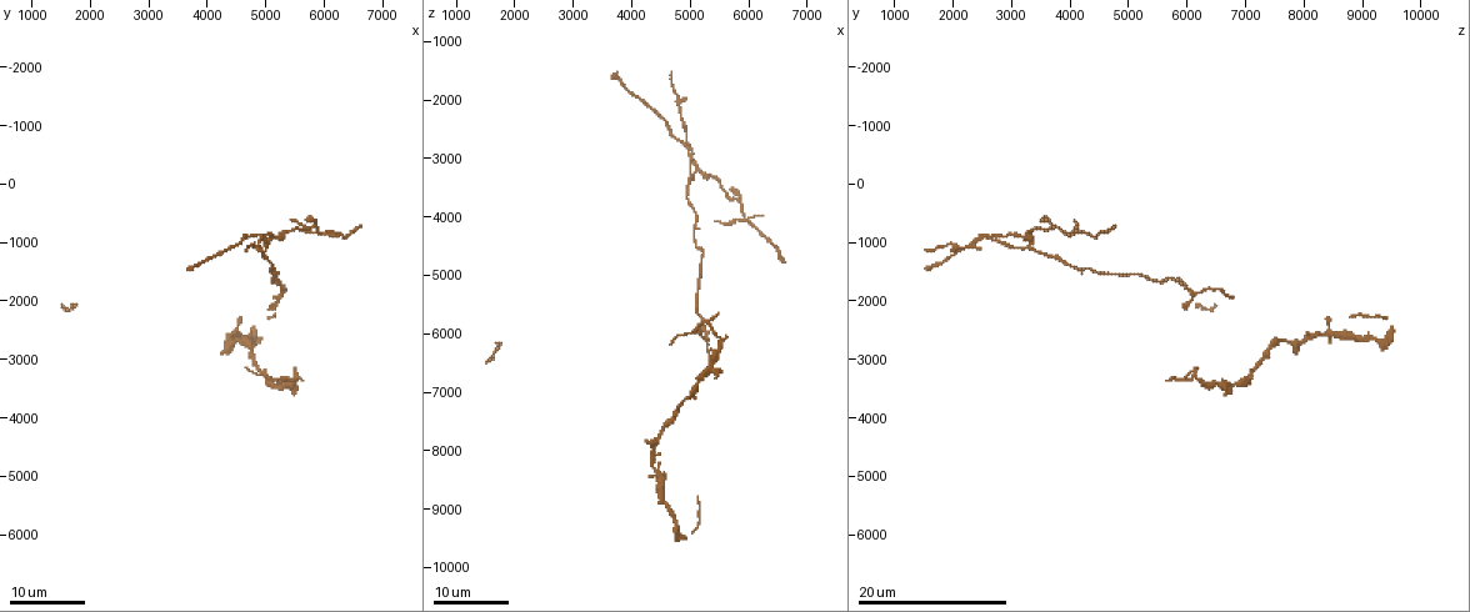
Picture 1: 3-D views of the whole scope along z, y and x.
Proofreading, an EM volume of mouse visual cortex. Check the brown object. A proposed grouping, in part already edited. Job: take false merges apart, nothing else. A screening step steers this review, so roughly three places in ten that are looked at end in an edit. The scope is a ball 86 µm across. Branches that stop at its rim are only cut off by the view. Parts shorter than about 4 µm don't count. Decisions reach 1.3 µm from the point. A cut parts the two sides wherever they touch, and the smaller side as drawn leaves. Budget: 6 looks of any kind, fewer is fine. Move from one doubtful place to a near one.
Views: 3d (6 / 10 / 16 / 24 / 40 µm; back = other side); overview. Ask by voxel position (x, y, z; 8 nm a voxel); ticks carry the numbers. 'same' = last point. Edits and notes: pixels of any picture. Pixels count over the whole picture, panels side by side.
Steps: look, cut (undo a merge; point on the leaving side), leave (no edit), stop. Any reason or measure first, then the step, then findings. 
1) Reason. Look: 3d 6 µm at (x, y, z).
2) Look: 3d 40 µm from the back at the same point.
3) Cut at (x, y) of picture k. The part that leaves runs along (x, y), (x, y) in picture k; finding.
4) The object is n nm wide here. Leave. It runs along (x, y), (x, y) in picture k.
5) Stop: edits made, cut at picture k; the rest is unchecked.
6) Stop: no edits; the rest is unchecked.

Four-way junction. Look: 3d 16 µm at (4350, 2750, 7850).

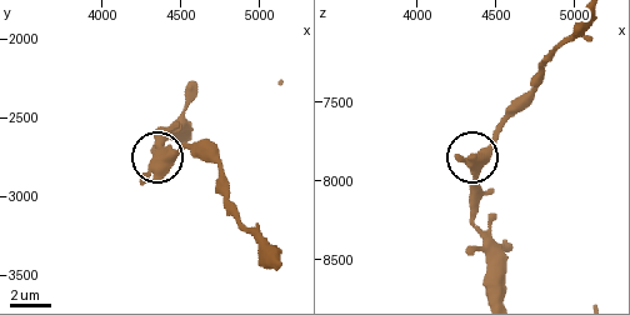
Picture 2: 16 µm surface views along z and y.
Zoom in. Look: 3d 10 µm at the same point.

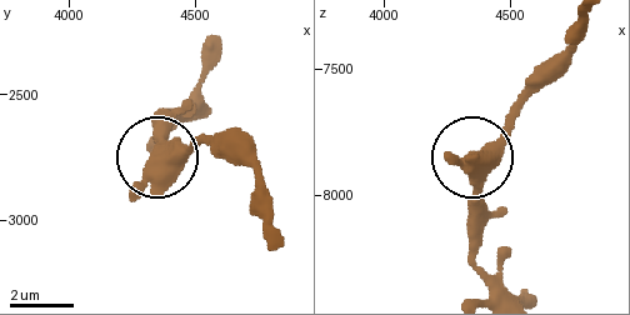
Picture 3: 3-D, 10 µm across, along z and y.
The object is 450 nm wide here. Leave. All the same neuron.

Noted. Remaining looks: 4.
A fork. Look: 3d 16 µm at (5250, 1900, 6150).

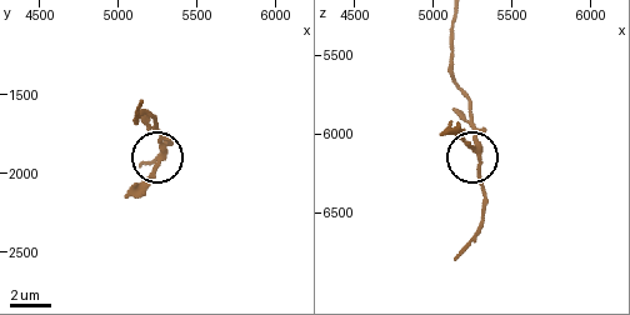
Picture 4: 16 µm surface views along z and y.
Look: 3d 10 µm at (5280, 1880, 6140).

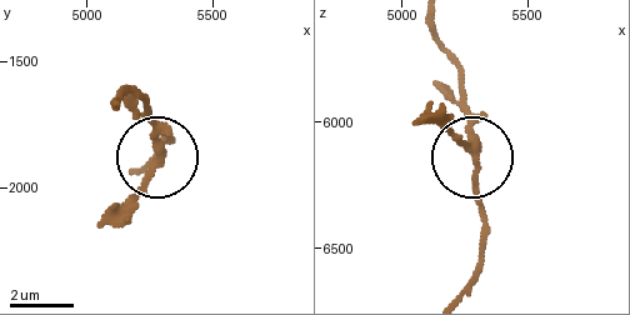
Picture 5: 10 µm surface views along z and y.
3 arms meet here. Leave. Continuous, no second neuron.

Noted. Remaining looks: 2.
Three-way junction. Look: 3d 16 µm at (5050, 1500, 4300).

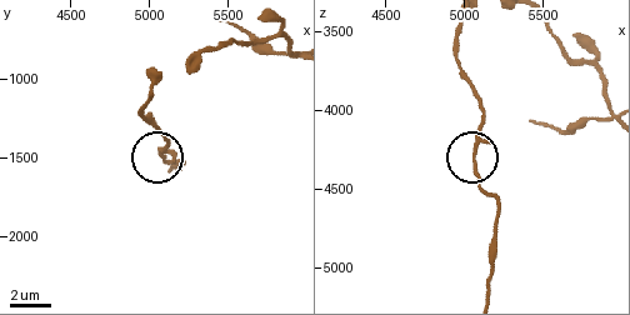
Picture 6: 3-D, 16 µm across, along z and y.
Look: 3d 6 µm at the same point.

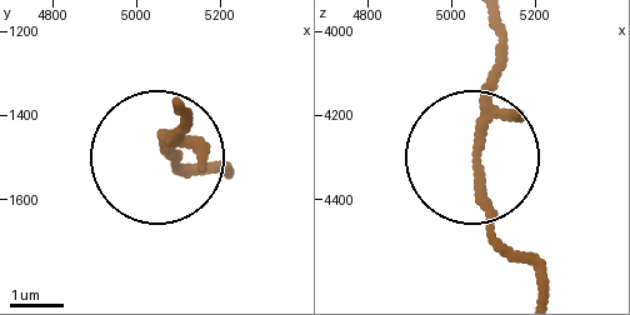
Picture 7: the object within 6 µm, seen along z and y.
3 arms meet here. Leave. Continuous, no second neuron.

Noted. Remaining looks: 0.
Stop: no edits; the rest is unchecked.

